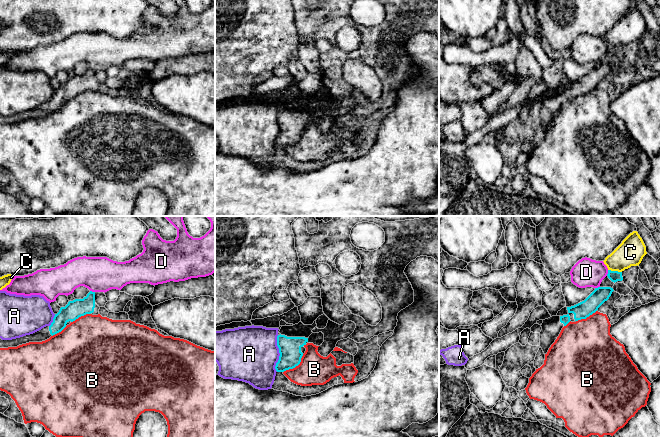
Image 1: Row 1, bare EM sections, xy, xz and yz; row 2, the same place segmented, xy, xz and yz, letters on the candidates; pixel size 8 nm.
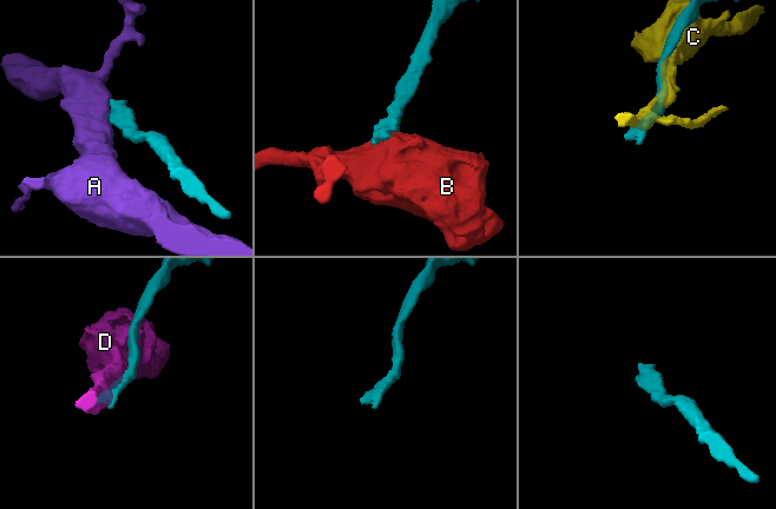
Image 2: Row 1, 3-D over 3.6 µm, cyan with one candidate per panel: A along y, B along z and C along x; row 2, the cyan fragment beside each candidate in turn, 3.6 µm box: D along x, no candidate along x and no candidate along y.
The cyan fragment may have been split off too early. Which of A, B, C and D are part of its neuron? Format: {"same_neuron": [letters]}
{"same_neuron": []}

